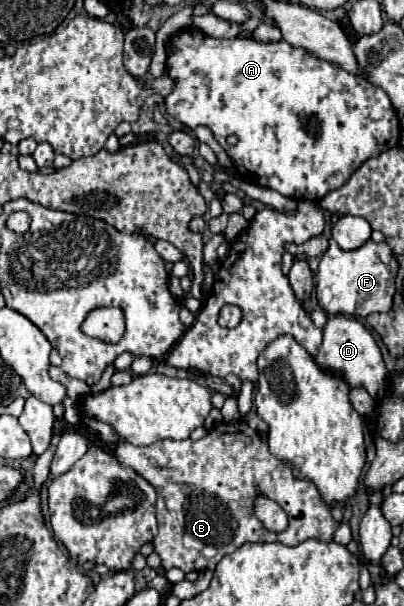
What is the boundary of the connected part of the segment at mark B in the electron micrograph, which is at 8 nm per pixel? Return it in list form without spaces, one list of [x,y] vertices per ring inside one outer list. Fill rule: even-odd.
[[[243,420],[223,422],[201,440],[159,440],[145,448],[119,442],[115,456],[121,466],[145,476],[157,490],[159,534],[153,546],[165,570],[215,570],[225,554],[235,552],[245,542],[283,542],[287,546],[309,538],[331,542],[339,528],[339,522],[333,520],[317,488],[305,478],[295,478],[291,468],[279,462]],[[259,494],[275,500],[287,512],[289,528],[281,534],[269,532],[261,520],[249,520],[249,498]],[[179,540],[183,548],[177,548]]]

